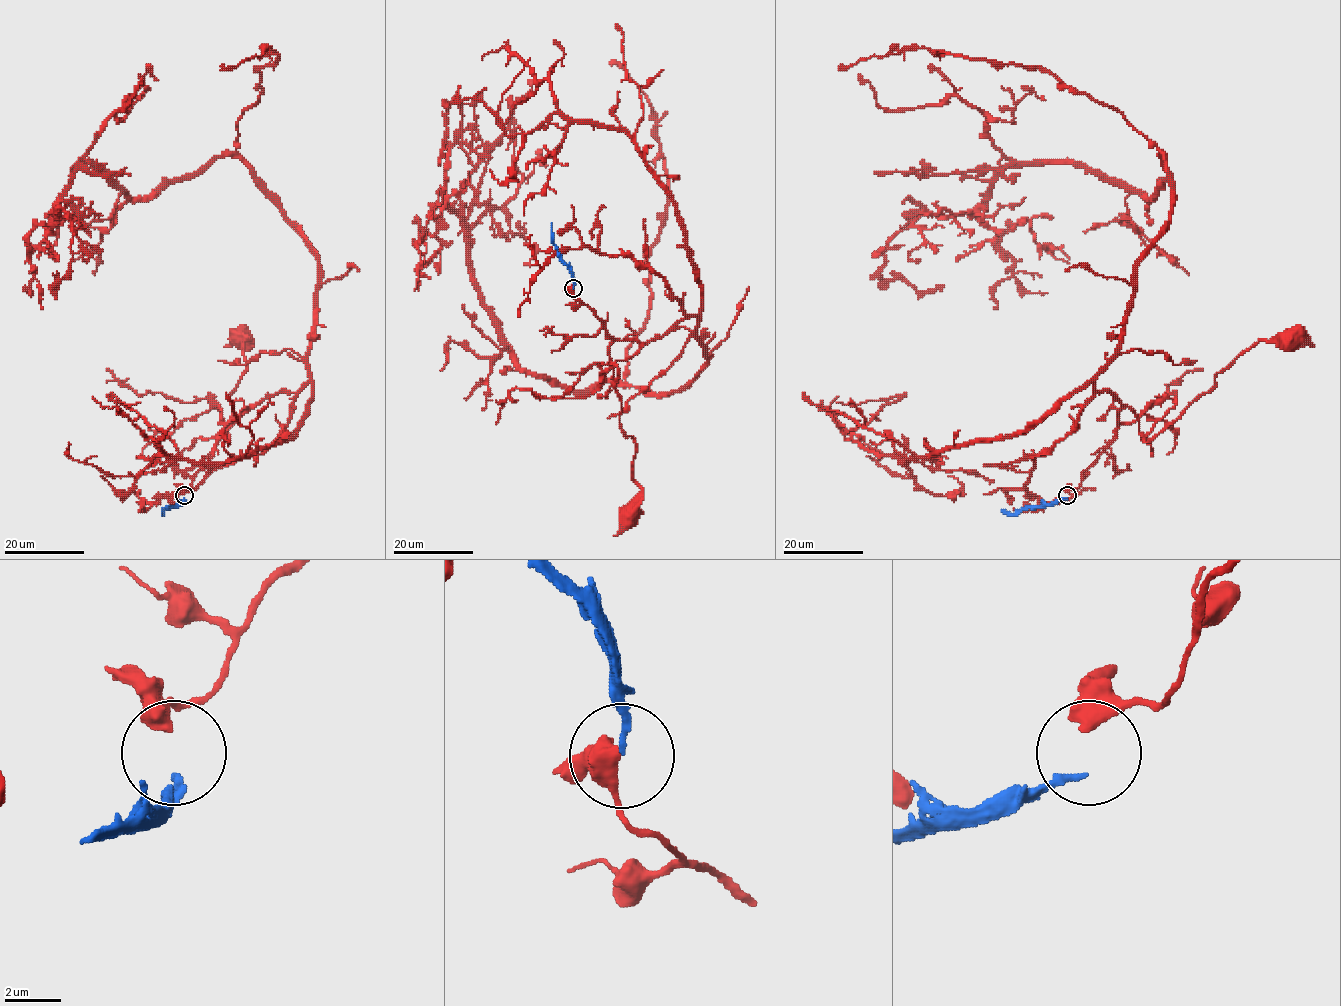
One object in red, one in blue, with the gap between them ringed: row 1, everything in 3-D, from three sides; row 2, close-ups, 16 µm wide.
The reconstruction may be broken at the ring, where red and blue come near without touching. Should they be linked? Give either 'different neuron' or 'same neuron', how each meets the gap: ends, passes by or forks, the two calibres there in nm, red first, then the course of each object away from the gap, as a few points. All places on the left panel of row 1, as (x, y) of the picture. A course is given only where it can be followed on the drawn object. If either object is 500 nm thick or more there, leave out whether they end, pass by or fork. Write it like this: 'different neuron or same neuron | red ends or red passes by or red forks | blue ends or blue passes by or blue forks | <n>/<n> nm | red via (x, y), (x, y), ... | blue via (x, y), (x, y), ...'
different neuron | 550/200 nm | red via (183, 492), (221, 431), (250, 408), (227, 441), (230, 393), (251, 340), (241, 336) | blue via (183, 498), (175, 506), (168, 506), (162, 515), (161, 510)

